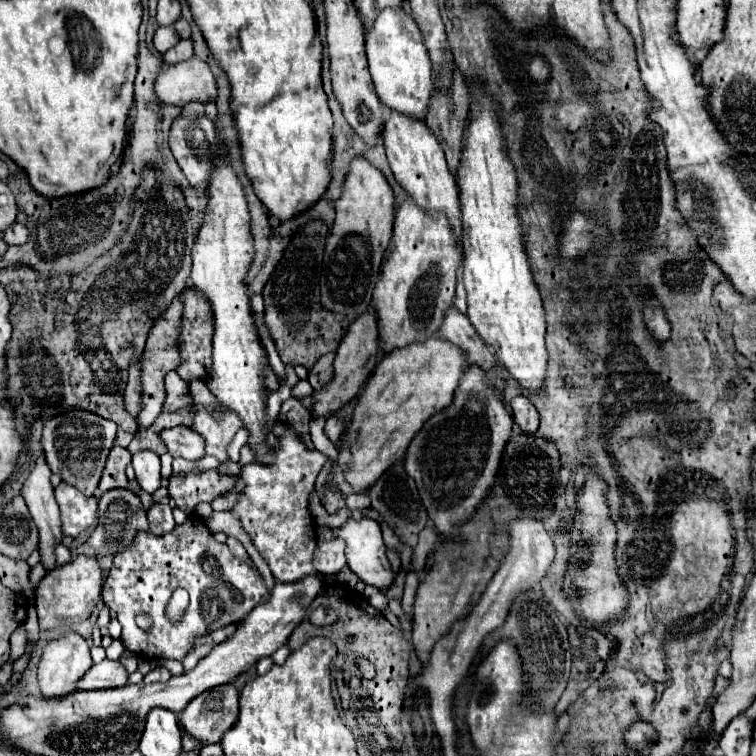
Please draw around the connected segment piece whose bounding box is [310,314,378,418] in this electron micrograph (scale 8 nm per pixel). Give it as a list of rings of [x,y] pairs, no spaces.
[[[362,314],[356,322],[350,324],[348,334],[344,336],[344,340],[340,342],[340,348],[336,352],[336,360],[334,360],[334,378],[332,382],[328,382],[322,390],[314,390],[312,392],[312,418],[328,418],[332,412],[340,410],[342,406],[346,406],[348,402],[352,402],[362,384],[368,380],[368,376],[372,374],[374,366],[376,366],[376,358],[378,358],[378,324],[376,324],[376,316],[374,314]]]

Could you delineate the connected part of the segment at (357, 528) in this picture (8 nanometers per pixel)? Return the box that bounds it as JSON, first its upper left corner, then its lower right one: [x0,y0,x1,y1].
[336,520,394,590]

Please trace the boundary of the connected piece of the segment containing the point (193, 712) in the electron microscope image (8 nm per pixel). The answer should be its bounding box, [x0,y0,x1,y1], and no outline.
[178,684,238,744]

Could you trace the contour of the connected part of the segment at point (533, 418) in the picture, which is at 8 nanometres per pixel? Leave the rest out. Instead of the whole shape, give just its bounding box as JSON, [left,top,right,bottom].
[510,396,540,434]

